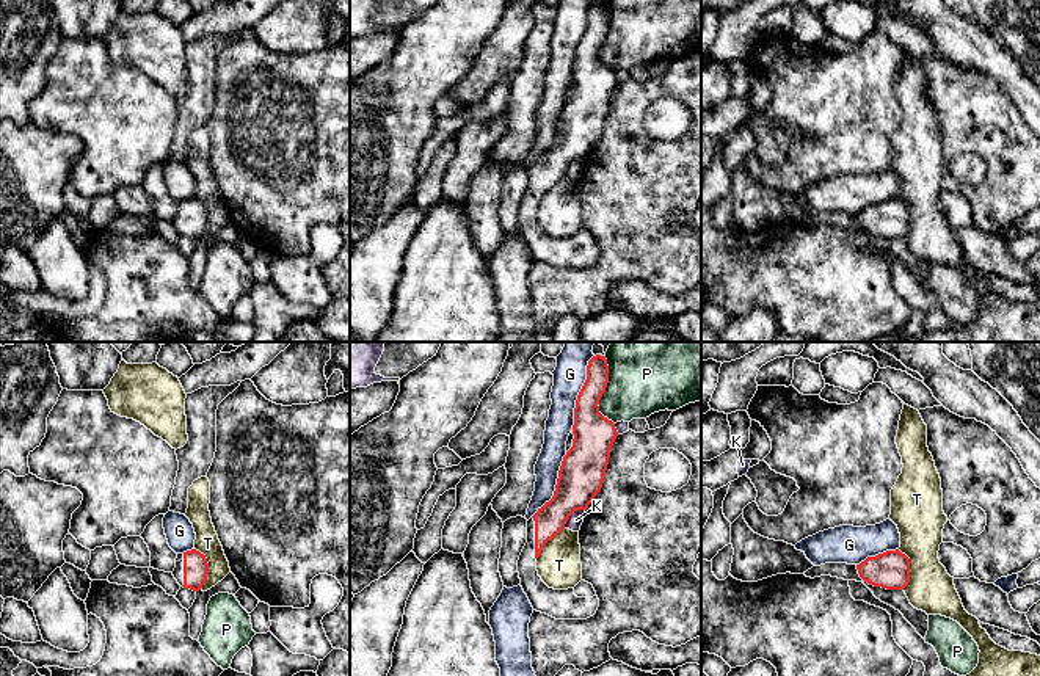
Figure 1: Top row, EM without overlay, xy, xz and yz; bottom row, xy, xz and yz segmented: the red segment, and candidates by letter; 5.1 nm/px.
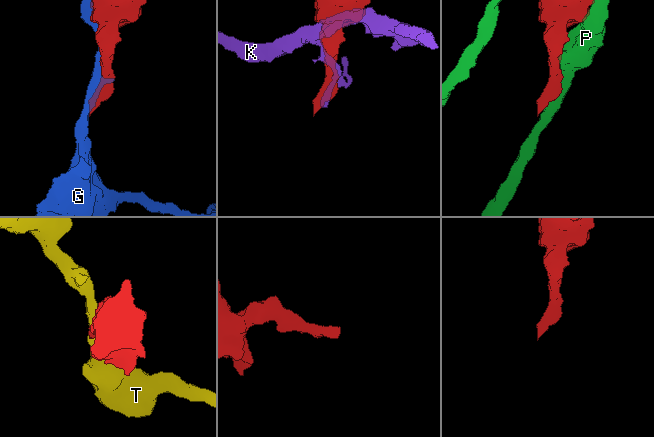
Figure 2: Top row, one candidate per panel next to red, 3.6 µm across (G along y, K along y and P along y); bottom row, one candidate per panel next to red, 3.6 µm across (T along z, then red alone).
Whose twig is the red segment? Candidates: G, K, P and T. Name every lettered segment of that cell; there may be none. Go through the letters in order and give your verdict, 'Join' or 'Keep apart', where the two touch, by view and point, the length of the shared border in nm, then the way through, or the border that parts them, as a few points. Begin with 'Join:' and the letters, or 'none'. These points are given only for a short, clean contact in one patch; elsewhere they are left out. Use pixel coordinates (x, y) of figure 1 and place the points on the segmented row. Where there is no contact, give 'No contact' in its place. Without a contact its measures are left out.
Join: none
G: Keep apart. Touches red at xz (579, 392). Shared border 400 nm
K: Keep apart. Touches red at xz (571, 513). Shared border 150 nm
P: Keep apart. Touches red at xz (604, 391). Shared border 360 nm
T: Keep apart. Touches red at xy (207, 568). Shared border 220 nm. Boundary: xy (195, 548), (204, 556), (207, 563), (207, 579), (201, 588)

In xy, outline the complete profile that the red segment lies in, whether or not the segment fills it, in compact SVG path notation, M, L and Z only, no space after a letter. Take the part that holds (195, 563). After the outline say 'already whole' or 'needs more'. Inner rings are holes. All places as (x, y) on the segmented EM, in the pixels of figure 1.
M196 549L177 554L174 579L184 588L199 591L207 580L209 563L204 554Z; needs more

